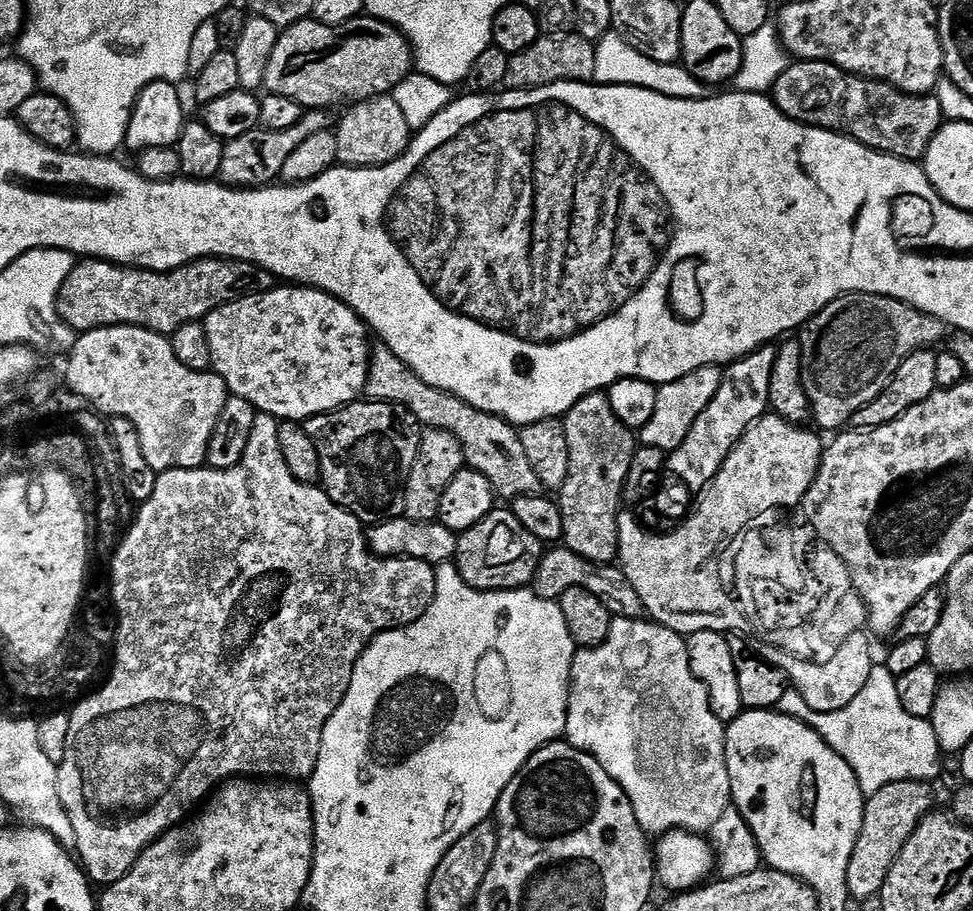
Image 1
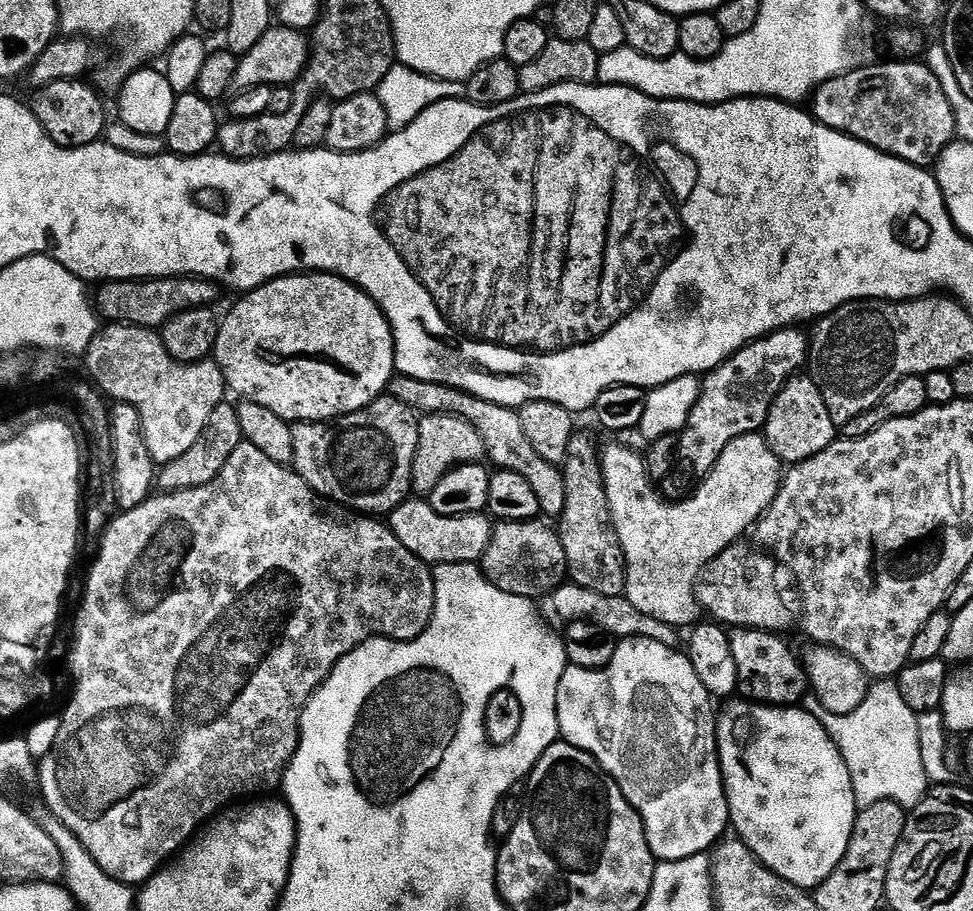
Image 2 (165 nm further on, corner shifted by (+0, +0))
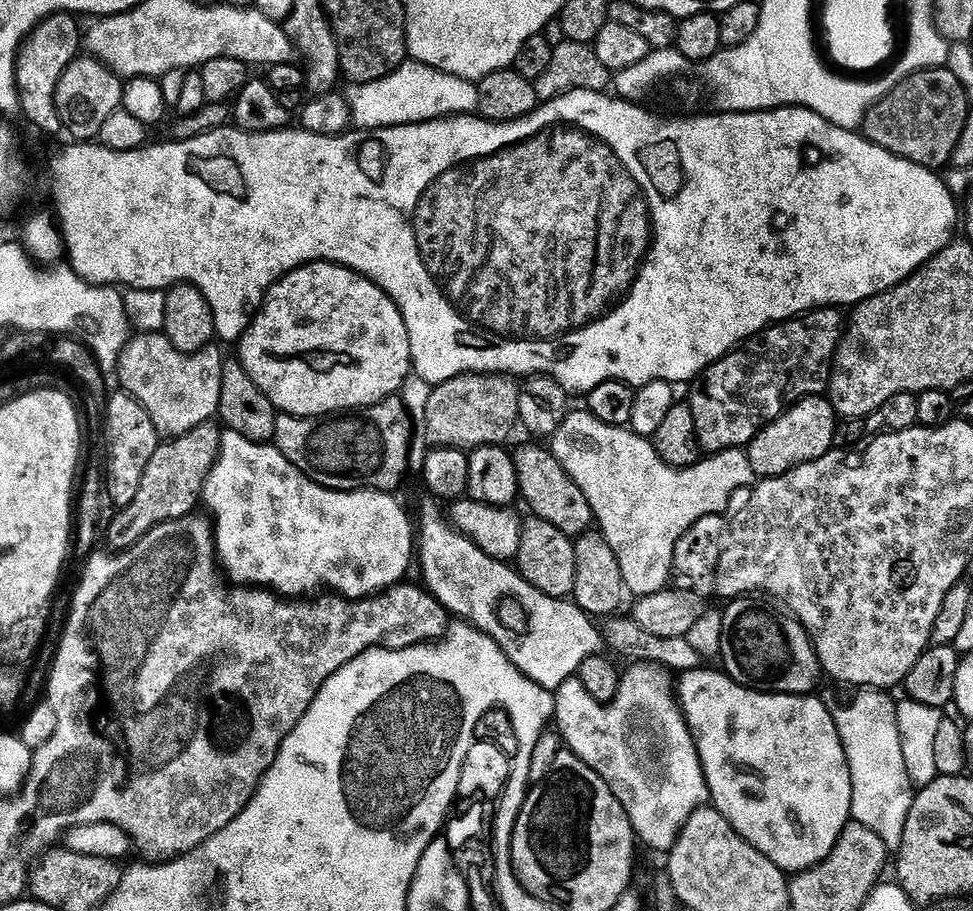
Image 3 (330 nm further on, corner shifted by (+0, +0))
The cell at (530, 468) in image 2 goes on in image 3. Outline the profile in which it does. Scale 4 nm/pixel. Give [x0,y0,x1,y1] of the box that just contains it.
[514,442,594,536]

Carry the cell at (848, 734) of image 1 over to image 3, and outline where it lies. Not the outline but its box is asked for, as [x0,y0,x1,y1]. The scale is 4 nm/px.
[834,690,914,850]

